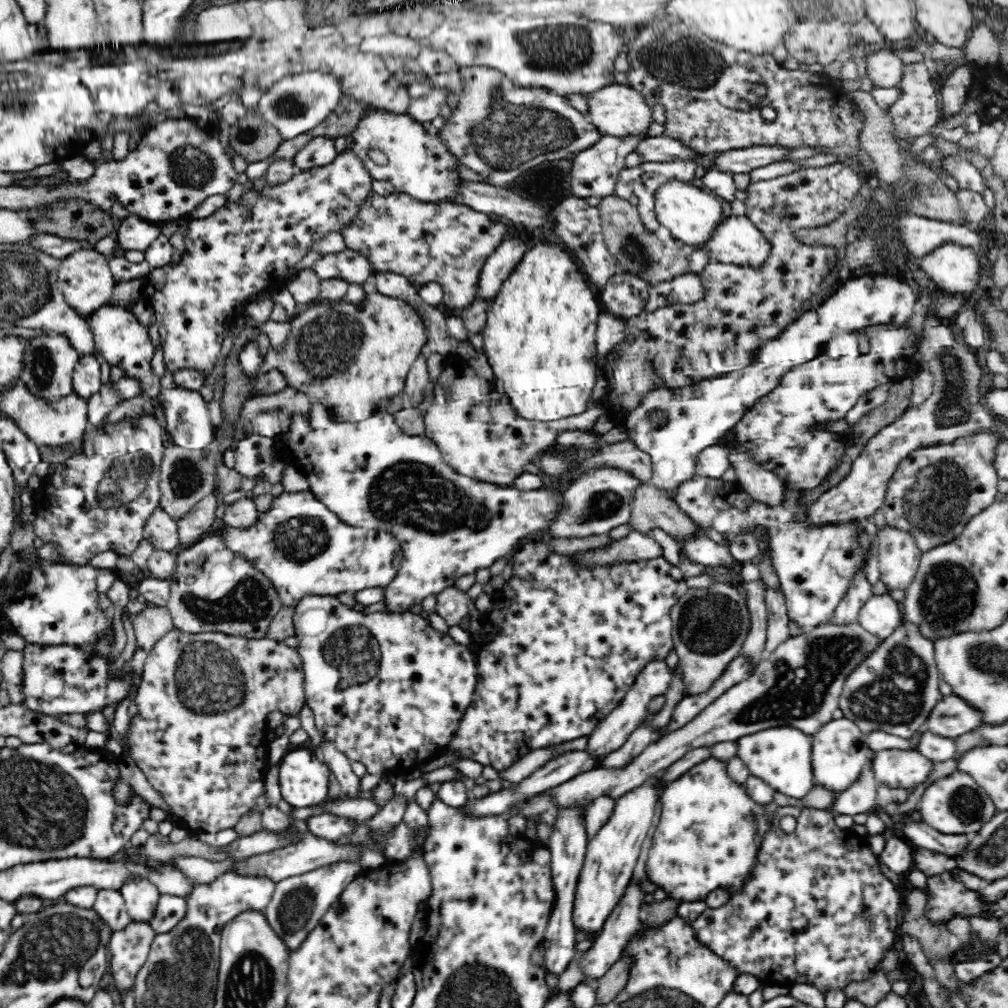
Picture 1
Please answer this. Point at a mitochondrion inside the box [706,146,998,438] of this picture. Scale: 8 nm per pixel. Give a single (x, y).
(953, 407)

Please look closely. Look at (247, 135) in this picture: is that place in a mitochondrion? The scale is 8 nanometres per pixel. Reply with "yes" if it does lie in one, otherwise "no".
yes

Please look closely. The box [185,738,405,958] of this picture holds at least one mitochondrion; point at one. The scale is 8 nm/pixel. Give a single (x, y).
(297, 907)

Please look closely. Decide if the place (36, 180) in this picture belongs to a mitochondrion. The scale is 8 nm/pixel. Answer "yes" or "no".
no

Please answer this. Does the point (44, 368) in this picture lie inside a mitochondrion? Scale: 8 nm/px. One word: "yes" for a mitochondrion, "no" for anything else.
yes

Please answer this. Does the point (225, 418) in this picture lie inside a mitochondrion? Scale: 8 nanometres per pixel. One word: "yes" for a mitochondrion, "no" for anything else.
no

